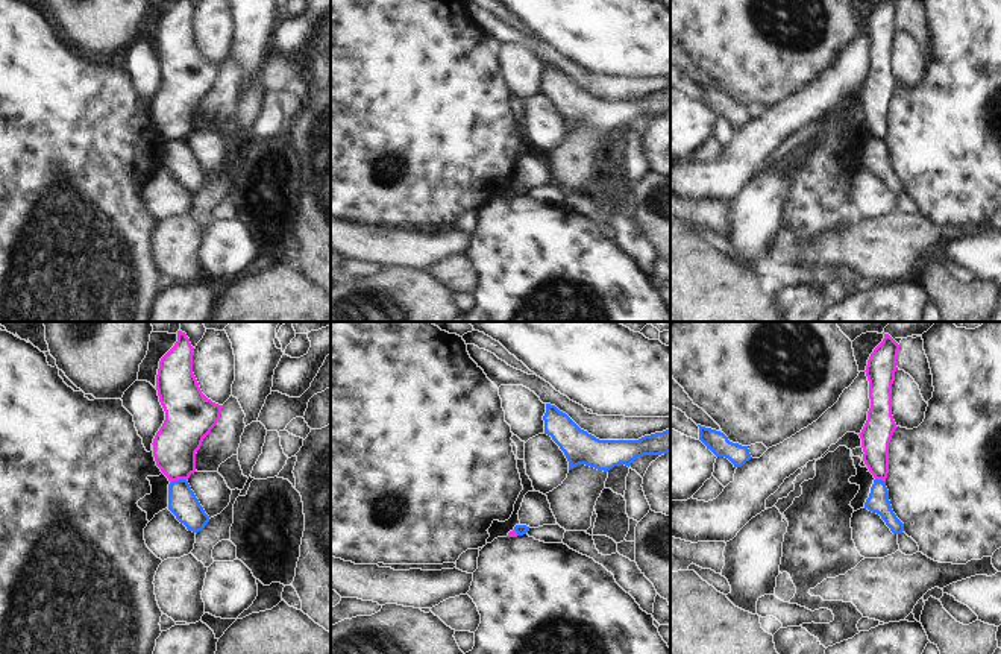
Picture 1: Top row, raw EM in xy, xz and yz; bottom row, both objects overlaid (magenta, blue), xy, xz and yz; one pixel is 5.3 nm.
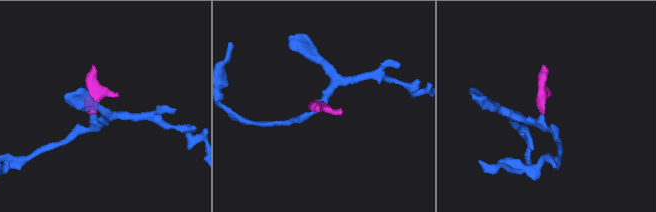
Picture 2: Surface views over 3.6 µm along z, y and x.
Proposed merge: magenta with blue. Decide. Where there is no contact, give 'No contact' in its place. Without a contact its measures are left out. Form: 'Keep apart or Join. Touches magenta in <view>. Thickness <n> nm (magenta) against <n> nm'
Keep apart. Touches magenta in xy. Thickness 240 nm (magenta) against 160 nm

